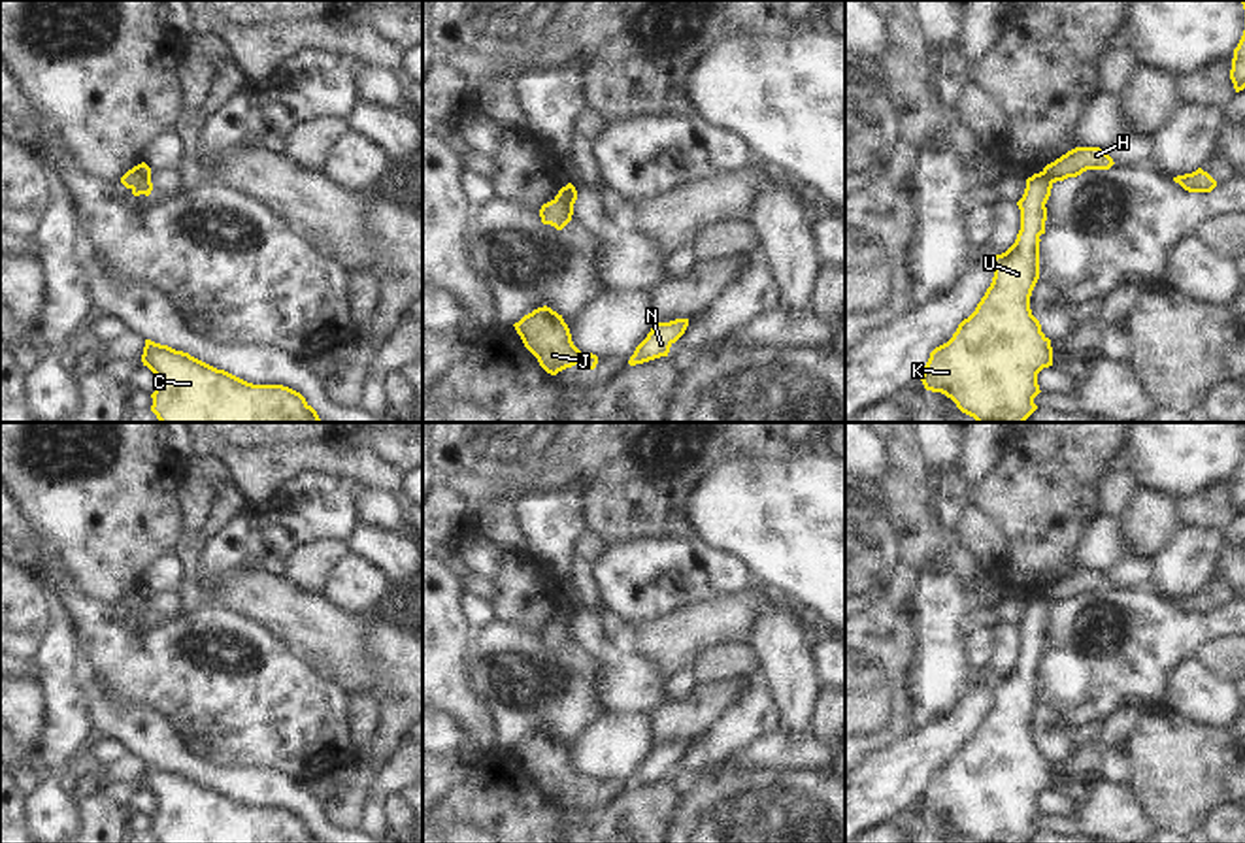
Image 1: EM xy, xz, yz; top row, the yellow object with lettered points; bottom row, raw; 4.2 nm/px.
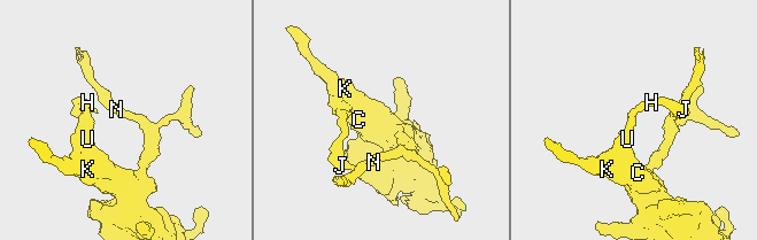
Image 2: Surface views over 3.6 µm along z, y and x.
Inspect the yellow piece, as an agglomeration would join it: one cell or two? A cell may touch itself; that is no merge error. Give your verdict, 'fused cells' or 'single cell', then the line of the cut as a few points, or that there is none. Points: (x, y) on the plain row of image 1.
fused cells | xy (149, 598), (131, 610)

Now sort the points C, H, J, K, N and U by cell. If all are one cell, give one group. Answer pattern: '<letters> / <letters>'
C K N U / H J

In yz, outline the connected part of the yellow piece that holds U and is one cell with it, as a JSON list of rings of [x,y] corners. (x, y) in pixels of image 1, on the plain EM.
[[[1043,594],[1026,602],[1024,617],[1017,624],[1021,653],[1015,666],[992,679],[994,700],[985,719],[953,760],[930,775],[921,798],[926,813],[945,817],[975,843],[1026,843],[1038,832],[1038,796],[1053,788],[1051,762],[1030,732],[1030,719],[1039,702],[1039,658],[1045,656],[1051,611],[1053,603]]]

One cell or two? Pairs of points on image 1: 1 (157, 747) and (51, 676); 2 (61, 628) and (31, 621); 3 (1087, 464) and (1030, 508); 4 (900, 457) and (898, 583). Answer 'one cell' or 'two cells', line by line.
1: two cells
2: two cells
3: one cell
4: one cell

